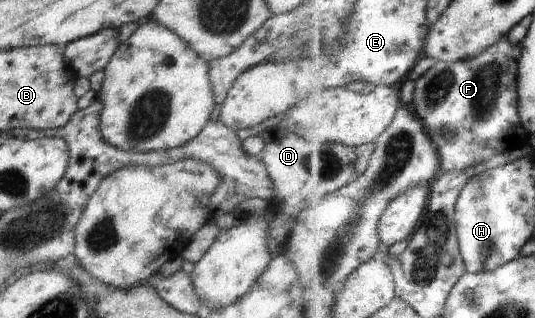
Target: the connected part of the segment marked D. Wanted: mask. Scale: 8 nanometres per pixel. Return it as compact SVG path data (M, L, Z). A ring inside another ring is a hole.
M279 126L259 132L257 136L265 143L259 159L265 164L267 173L273 181L272 198L285 202L285 204L279 204L279 210L289 214L293 219L307 204L315 200L323 202L327 196L340 191L357 178L358 147L343 143L319 144L313 140L305 141L298 134ZM319 170L327 170L327 172L319 172Z

